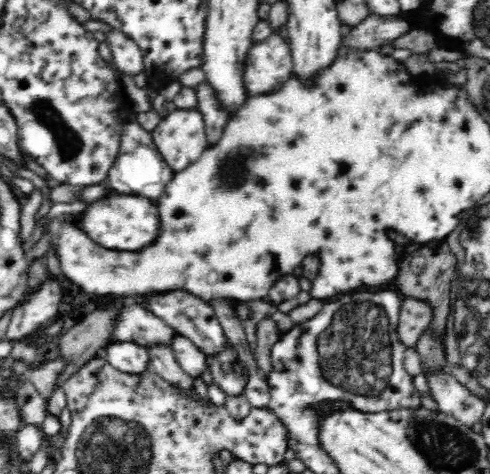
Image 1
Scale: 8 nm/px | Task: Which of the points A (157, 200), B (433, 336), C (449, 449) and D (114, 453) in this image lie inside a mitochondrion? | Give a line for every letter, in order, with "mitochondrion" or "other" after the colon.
A: other
B: mitochondrion
C: mitochondrion
D: mitochondrion

